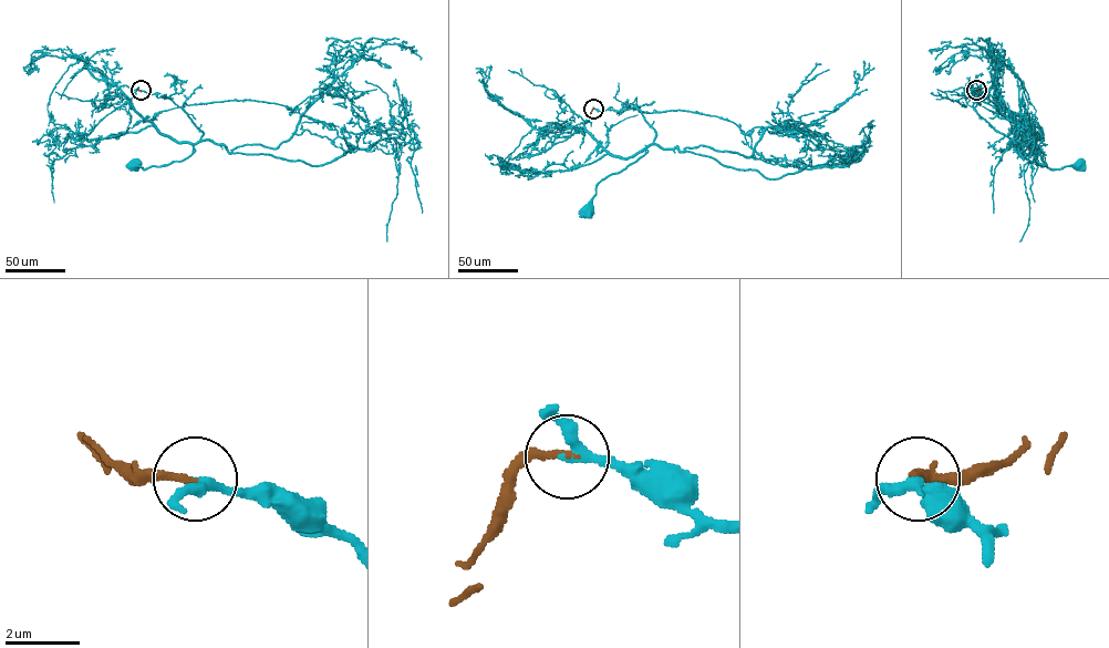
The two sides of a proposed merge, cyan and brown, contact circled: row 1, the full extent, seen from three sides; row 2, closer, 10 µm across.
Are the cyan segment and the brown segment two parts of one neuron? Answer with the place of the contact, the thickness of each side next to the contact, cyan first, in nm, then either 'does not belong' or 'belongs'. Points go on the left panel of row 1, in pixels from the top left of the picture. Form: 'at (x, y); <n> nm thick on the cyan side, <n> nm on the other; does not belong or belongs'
at (141, 90); 280 nm thick on the cyan side, 200 nm on the other; belongs

